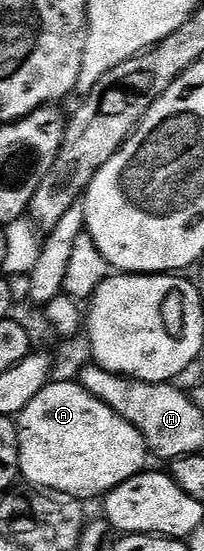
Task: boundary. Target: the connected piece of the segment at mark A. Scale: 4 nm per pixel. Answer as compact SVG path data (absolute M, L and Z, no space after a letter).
M51 381L46 387L40 389L31 401L28 402L27 407L16 416L18 425L18 470L21 478L27 479L31 483L31 488L41 489L46 493L57 493L62 497L69 497L79 501L87 501L86 499L94 499L97 497L104 497L113 487L119 487L124 481L128 481L133 475L142 474L144 468L147 466L146 455L148 456L148 448L144 437L133 427L128 421L124 421L124 417L120 417L108 405L104 405L104 401L100 401L96 397L92 397L92 393L88 393L82 388L81 382L74 381L74 383L57 383Z

